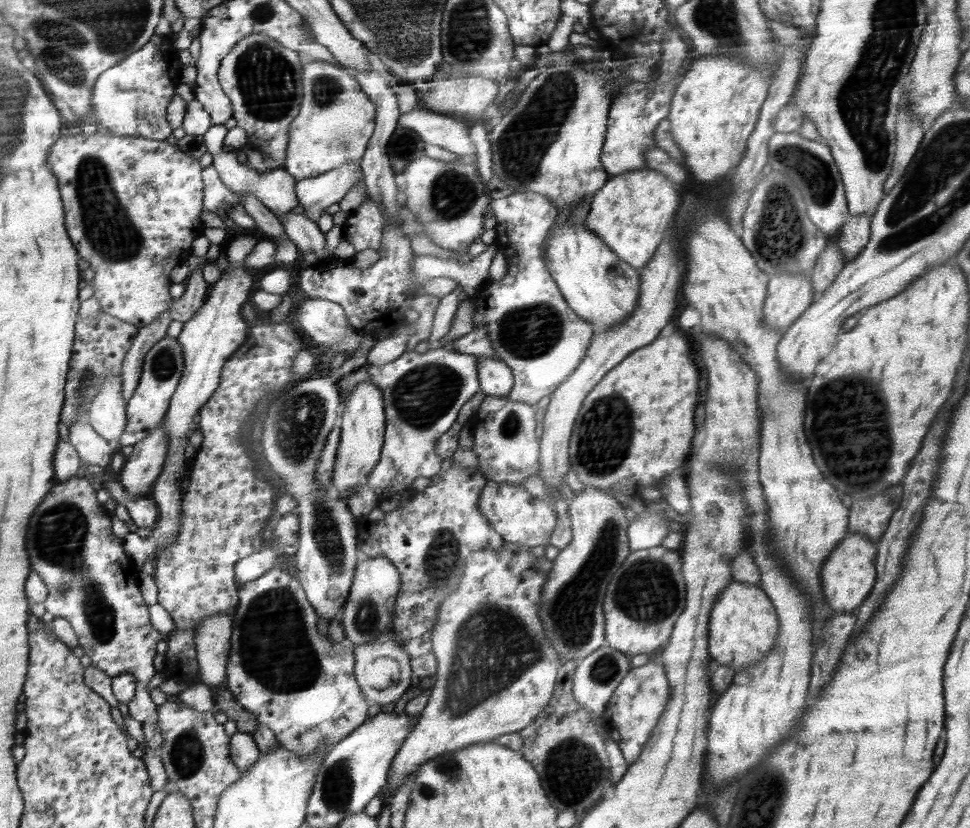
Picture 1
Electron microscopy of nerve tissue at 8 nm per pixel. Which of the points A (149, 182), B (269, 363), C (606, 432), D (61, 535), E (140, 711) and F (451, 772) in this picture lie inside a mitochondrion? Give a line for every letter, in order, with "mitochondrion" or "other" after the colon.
A: mitochondrion
B: other
C: mitochondrion
D: mitochondrion
E: other
F: mitochondrion

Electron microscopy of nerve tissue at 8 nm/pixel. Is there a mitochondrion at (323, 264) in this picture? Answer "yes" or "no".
no

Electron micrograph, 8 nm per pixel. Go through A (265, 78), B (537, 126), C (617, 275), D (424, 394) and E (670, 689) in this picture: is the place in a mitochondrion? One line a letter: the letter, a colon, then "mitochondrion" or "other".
A: mitochondrion
B: mitochondrion
C: mitochondrion
D: mitochondrion
E: other

